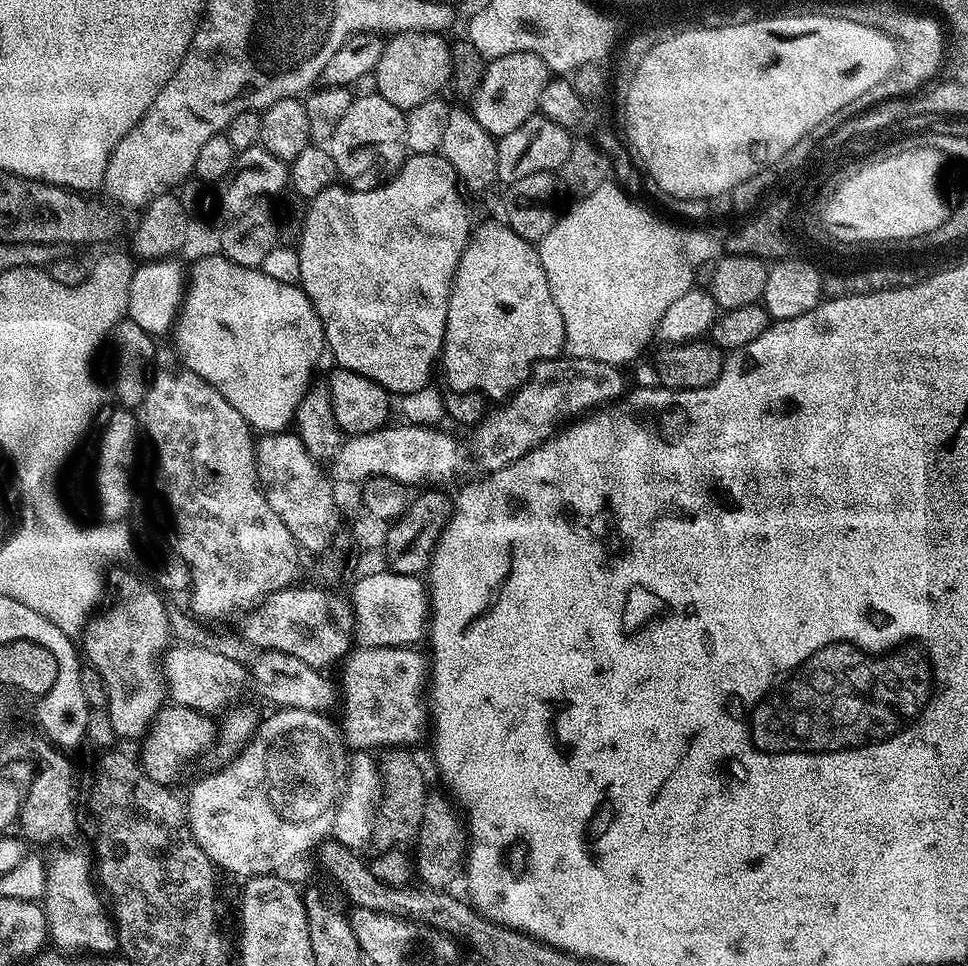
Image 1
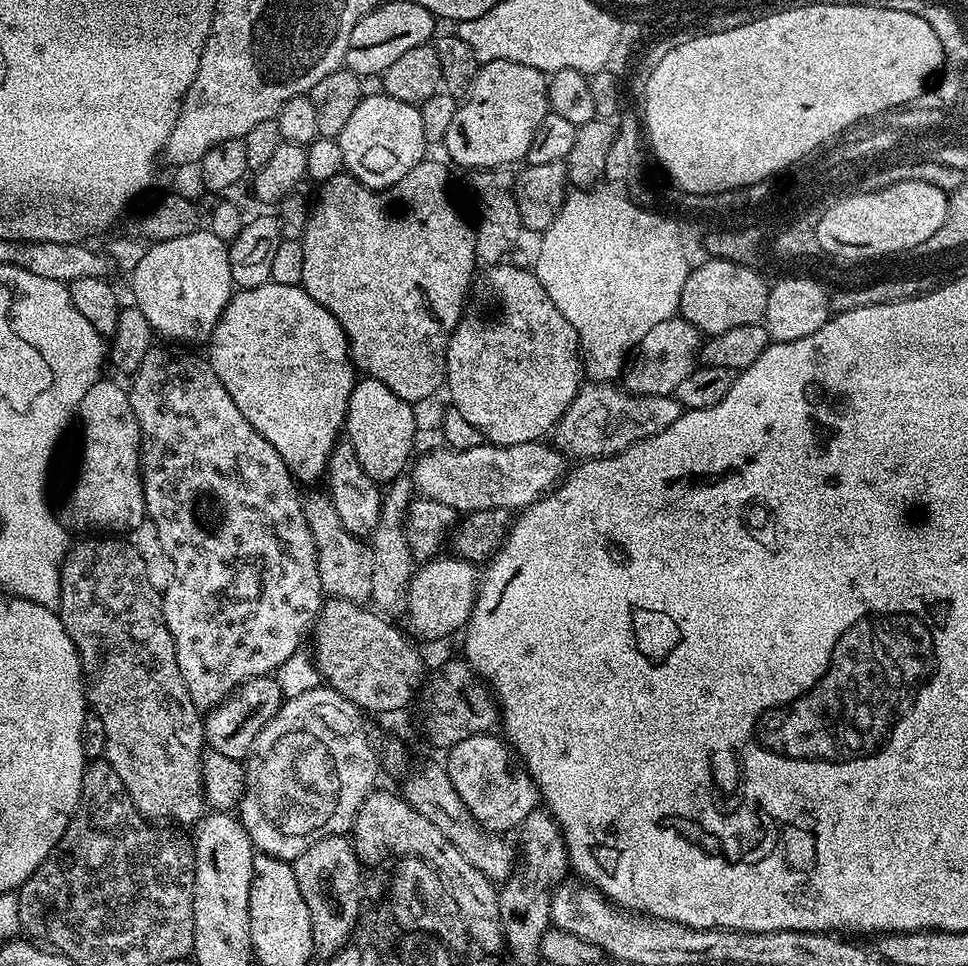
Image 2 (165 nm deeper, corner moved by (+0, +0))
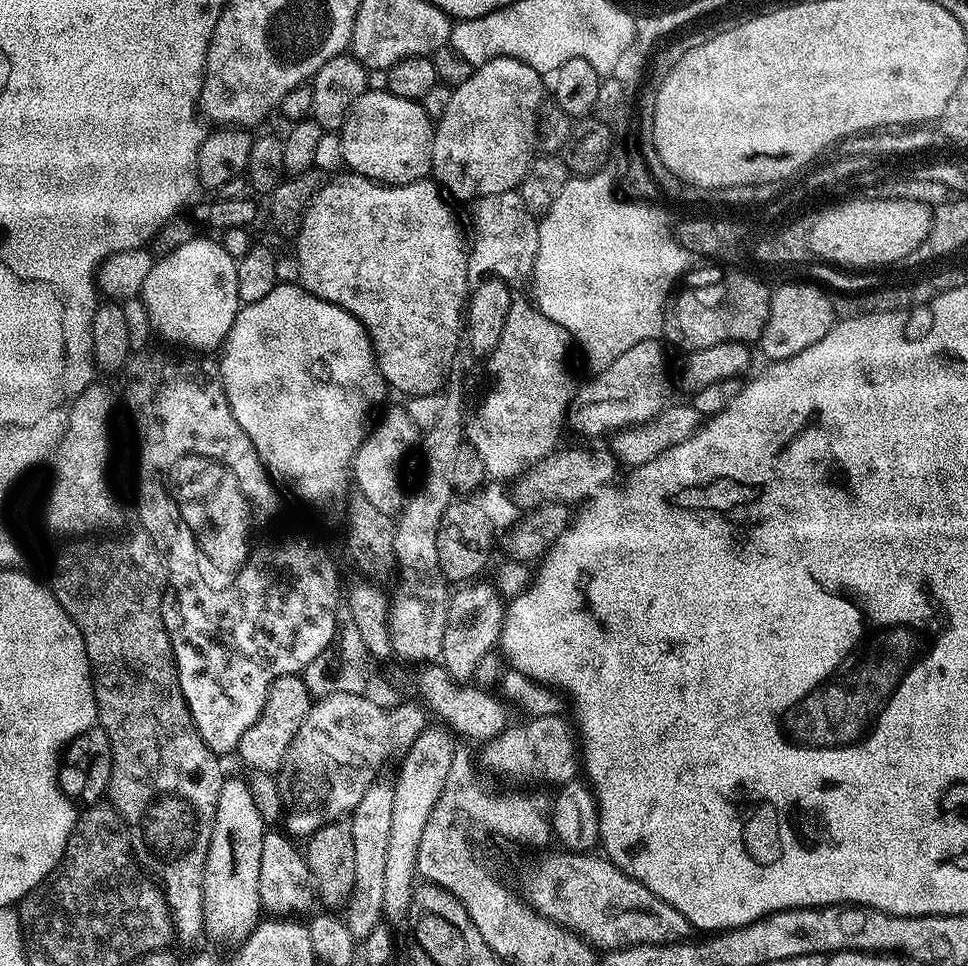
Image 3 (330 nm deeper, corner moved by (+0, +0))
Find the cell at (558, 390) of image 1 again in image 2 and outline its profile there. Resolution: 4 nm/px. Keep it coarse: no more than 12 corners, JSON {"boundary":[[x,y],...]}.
{"boundary":[[584,382],[554,427],[570,454],[616,456],[680,417],[672,396]]}

